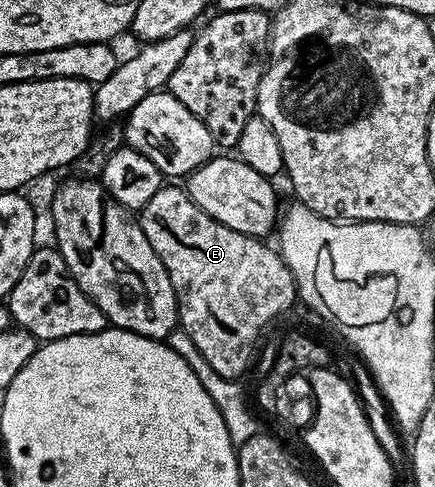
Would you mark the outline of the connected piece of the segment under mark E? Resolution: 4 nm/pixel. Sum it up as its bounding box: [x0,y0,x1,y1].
[138,184,298,379]

